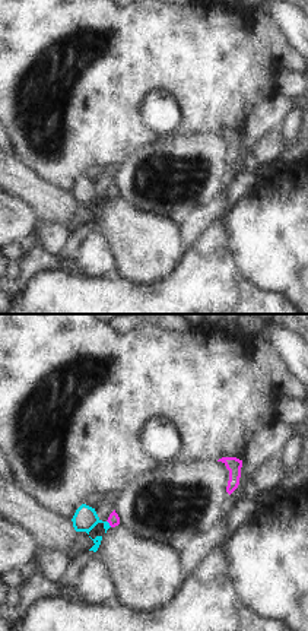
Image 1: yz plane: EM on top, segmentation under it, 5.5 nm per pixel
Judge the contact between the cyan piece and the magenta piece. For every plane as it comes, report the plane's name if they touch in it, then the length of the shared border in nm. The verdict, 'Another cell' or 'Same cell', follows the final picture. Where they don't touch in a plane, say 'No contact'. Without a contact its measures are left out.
Touches cyan in yz. Shared border 50 nm

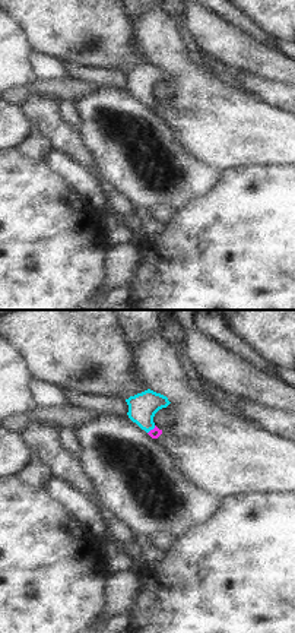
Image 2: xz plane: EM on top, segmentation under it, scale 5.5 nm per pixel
Touches cyan in xz. Shared border 60 nm

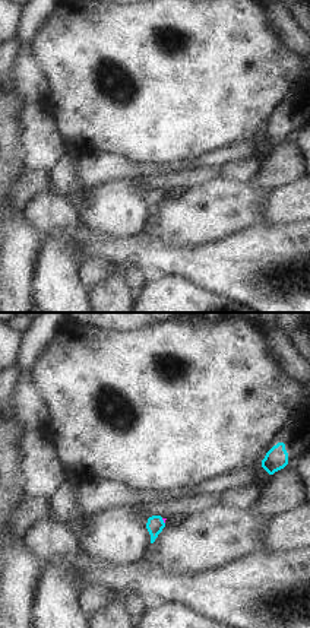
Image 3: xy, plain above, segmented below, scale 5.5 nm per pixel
Touches cyan in xy. Shared border 40 nm

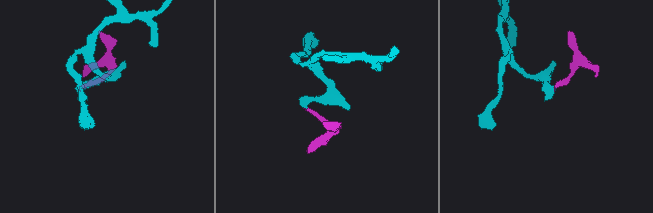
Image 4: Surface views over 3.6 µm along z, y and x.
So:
Same cell

